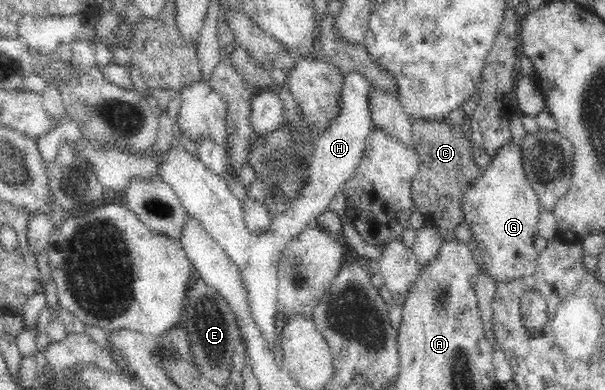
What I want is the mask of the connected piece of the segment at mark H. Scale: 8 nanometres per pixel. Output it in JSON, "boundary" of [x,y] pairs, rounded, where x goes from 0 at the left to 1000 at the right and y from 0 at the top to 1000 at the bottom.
{"boundary":[[[579,179],[567,192],[569,213],[564,251],[559,262],[559,292],[545,323],[526,349],[512,421],[512,456],[506,467],[506,487],[479,523],[473,544],[458,544],[450,585],[438,600],[420,603],[407,582],[402,523],[387,503],[372,451],[354,446],[340,433],[340,423],[326,403],[314,397],[304,377],[283,372],[273,413],[263,426],[263,456],[268,456],[296,503],[311,549],[344,595],[380,659],[380,669],[393,685],[403,741],[410,751],[410,797],[440,869],[443,900],[456,892],[456,872],[463,874],[456,841],[460,667],[463,646],[474,621],[486,613],[506,579],[522,567],[526,554],[542,538],[542,518],[562,492],[569,469],[585,446],[588,426],[598,405],[607,349],[621,328],[612,308],[608,259],[617,221],[603,195],[590,179]]]}

